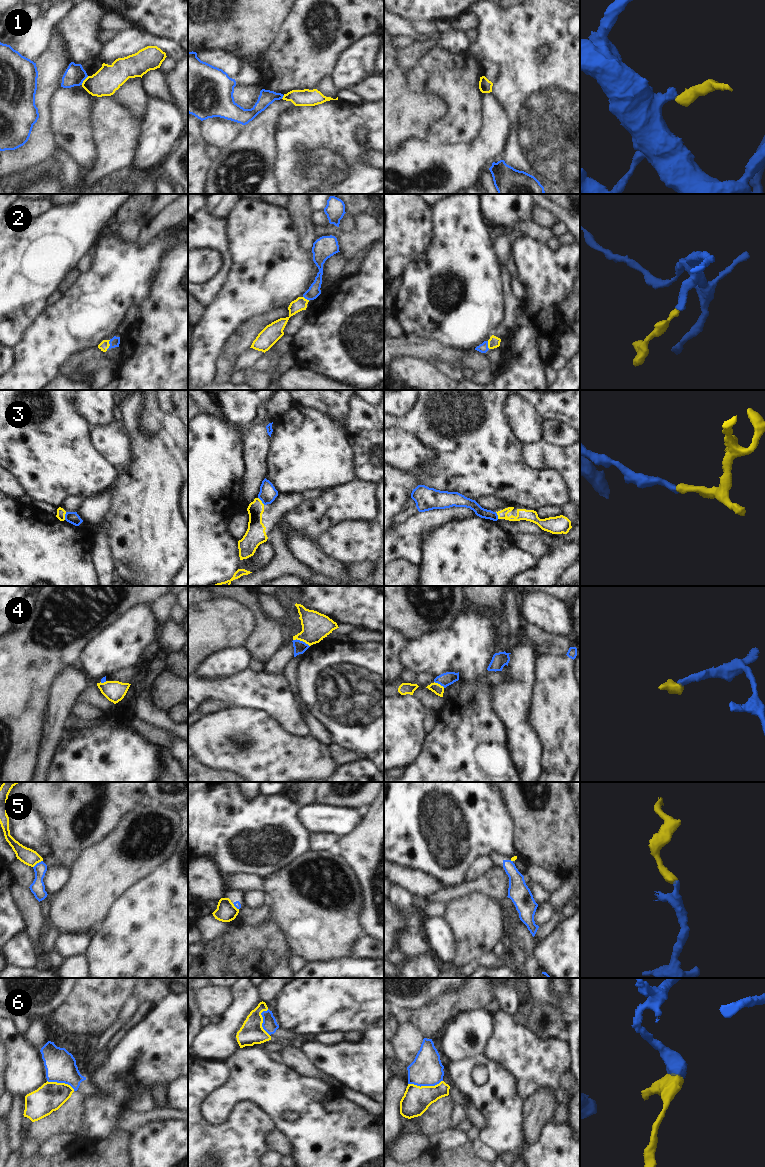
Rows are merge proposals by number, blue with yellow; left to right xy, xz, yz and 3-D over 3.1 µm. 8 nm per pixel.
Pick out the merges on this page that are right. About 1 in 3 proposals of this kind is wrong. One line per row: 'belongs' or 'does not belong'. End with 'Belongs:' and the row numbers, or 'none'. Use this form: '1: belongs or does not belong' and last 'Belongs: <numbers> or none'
1: does not belong
2: belongs
3: does not belong
4: does not belong
5: does not belong
6: does not belong
Belongs: 2

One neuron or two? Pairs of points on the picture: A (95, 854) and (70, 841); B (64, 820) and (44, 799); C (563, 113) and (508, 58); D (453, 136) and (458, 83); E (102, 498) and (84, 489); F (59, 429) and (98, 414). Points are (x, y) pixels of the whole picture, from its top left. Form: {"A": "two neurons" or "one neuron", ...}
{"A": "two neurons", "B": "one neuron", "C": "one neuron", "D": "one neuron", "E": "two neurons", "F": "two neurons"}

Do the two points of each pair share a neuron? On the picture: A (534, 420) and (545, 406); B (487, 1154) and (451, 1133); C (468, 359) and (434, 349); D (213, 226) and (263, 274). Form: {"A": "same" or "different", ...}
{"A": "different", "B": "same", "C": "same", "D": "different"}

